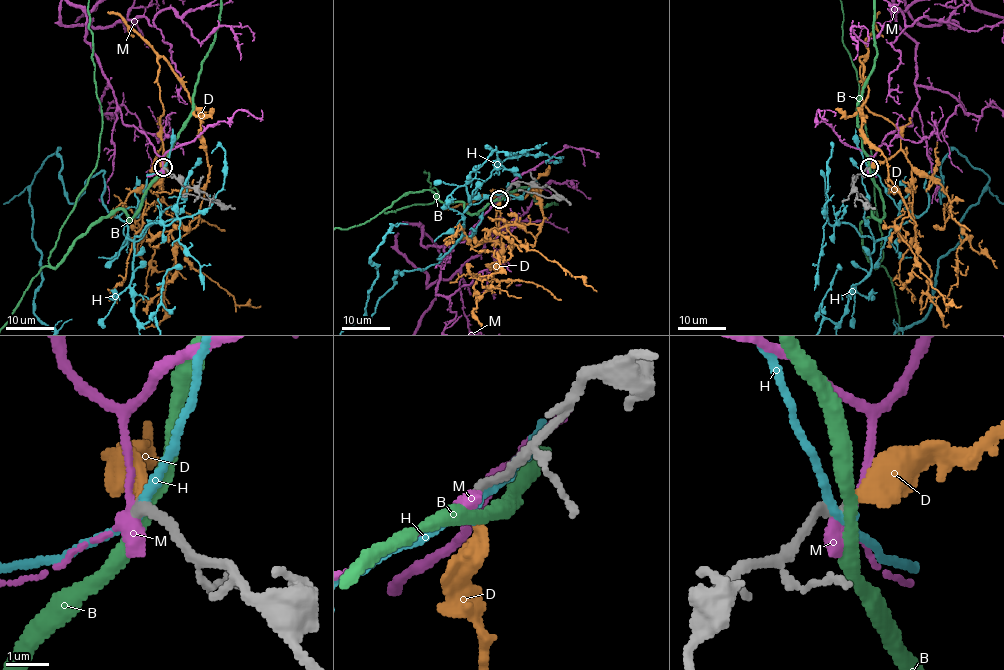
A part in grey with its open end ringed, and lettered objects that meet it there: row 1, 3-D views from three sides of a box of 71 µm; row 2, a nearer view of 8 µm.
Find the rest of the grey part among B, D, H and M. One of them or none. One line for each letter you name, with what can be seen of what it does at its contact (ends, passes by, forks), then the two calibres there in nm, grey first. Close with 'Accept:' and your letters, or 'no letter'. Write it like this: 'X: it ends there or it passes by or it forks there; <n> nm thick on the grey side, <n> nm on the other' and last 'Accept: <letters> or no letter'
D: it ends there; 220 nm thick on the grey side, 320 nm on the other
Accept: D

